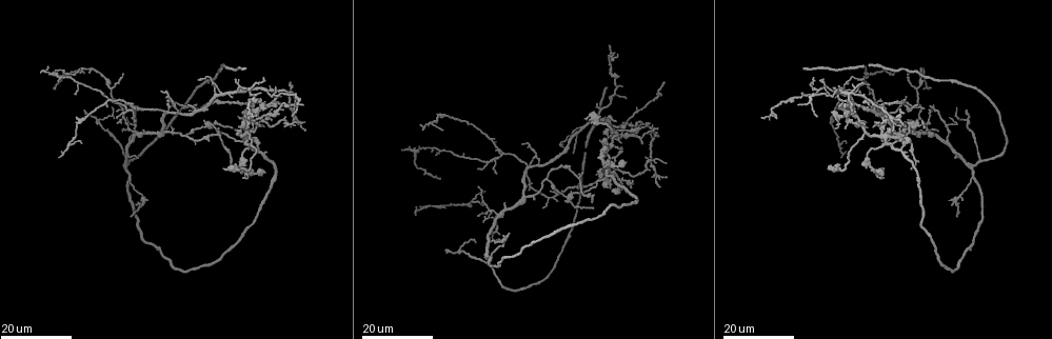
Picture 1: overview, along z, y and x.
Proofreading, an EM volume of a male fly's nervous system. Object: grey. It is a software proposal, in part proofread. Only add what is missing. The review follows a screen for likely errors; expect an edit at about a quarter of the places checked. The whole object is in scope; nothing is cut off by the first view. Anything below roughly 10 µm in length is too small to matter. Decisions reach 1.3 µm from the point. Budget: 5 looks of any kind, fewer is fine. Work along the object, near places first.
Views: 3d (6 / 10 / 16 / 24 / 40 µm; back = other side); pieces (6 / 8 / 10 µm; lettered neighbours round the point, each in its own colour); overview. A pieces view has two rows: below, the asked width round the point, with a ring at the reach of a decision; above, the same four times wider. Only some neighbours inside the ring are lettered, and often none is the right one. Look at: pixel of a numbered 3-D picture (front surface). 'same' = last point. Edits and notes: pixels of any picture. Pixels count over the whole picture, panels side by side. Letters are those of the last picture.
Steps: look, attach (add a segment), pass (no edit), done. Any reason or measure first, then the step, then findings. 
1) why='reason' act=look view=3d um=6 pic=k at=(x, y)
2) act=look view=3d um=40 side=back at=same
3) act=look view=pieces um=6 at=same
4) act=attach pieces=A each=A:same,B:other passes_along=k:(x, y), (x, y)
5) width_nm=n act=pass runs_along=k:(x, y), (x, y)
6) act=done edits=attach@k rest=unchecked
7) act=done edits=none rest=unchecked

why='branch stops here' act=look view=3d um=16 pic=1 at=(662, 81)

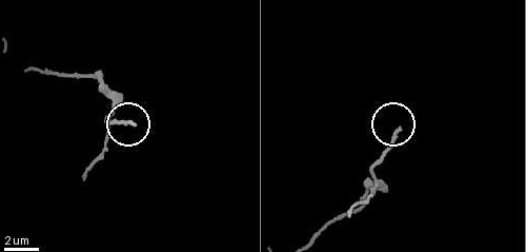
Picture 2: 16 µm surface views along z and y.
act=look view=pieces um=10 pic=2 at=(136, 124)

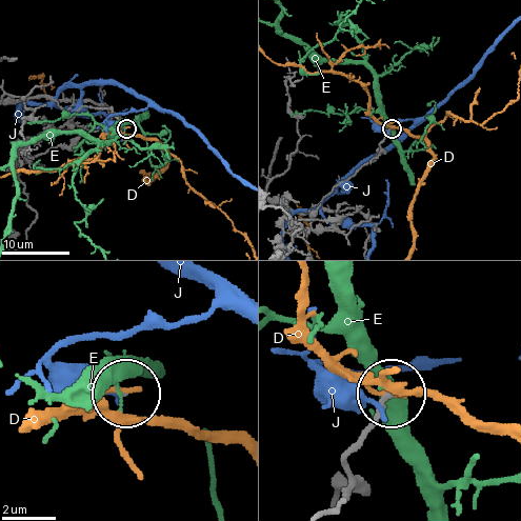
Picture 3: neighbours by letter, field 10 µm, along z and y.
width_nm=170 act=pass each=D:other,E:other,J:other found='none of them fits'

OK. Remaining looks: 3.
act=look view=3d um=16 pic=1 at=(820, 79)

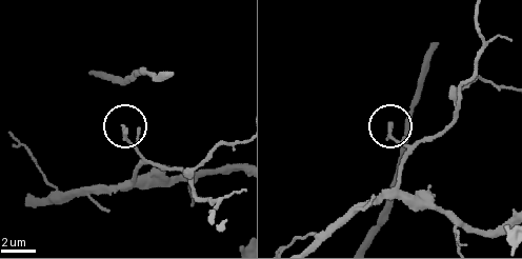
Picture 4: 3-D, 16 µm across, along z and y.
act=look view=pieces um=10 pic=4 at=(391, 127)

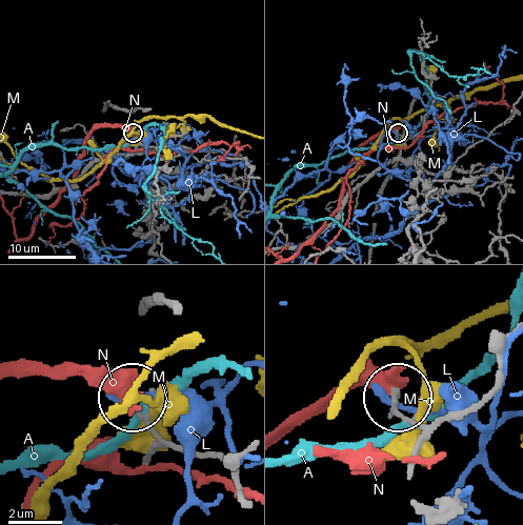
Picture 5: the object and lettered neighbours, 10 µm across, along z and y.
width_nm=160 act=pass each=A:other,L:other,M:other,N:other runs_along=5:(409, 458), (418, 430), (400, 396) found='none of them fits'

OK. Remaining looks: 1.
act=done edits=none rest=unchecked

